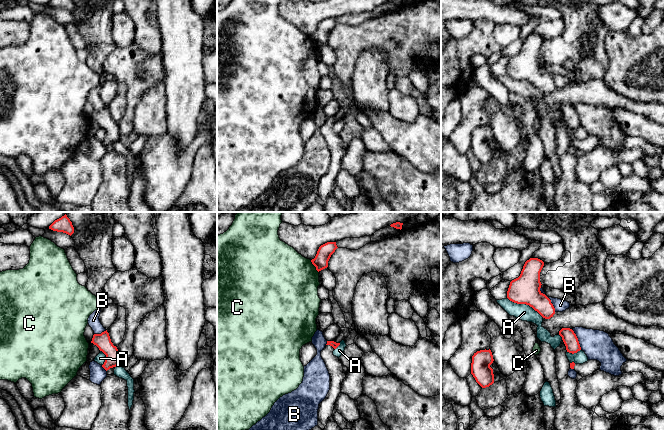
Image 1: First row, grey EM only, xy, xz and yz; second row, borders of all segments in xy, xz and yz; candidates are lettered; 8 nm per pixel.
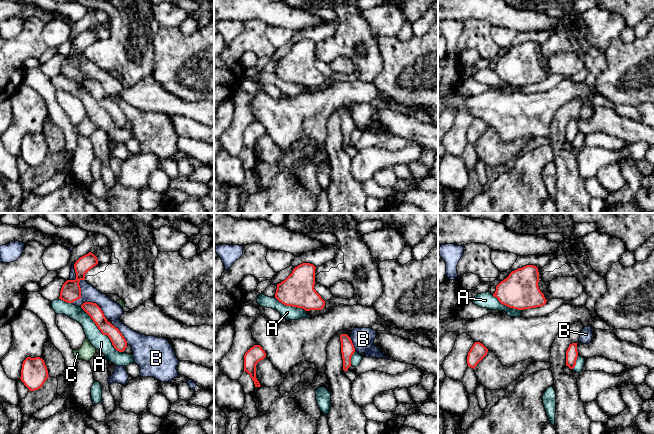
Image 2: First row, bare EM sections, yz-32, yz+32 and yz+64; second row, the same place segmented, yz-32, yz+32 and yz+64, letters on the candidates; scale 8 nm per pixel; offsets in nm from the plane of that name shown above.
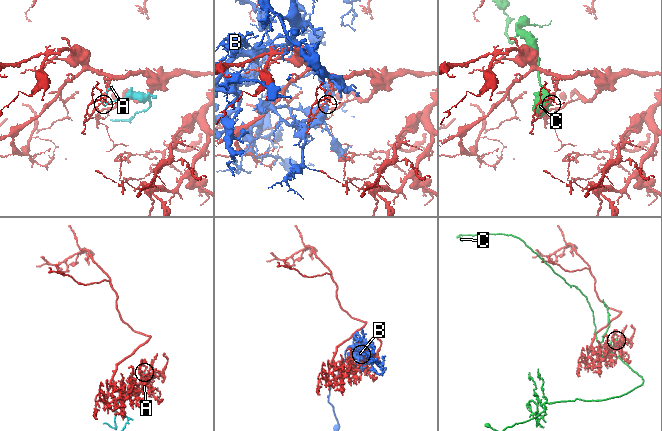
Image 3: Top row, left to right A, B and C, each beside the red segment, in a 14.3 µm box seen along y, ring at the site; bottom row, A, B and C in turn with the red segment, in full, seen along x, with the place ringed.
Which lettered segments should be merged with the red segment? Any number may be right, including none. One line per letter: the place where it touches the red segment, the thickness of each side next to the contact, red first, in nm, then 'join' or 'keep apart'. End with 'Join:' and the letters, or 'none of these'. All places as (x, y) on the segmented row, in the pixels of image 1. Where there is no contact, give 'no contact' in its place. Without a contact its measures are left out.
A: meets red in yz at (525, 303); 240 nm thick on the red side, 130 nm on the other; keep apart
B: meets red in yz at (549, 299); 240 nm thick on the red side, 100 nm on the other; keep apart
C: meets red in xz at (314, 265); 120 nm thick on the red side, 480 nm on the other; keep apart
Join: none of these

